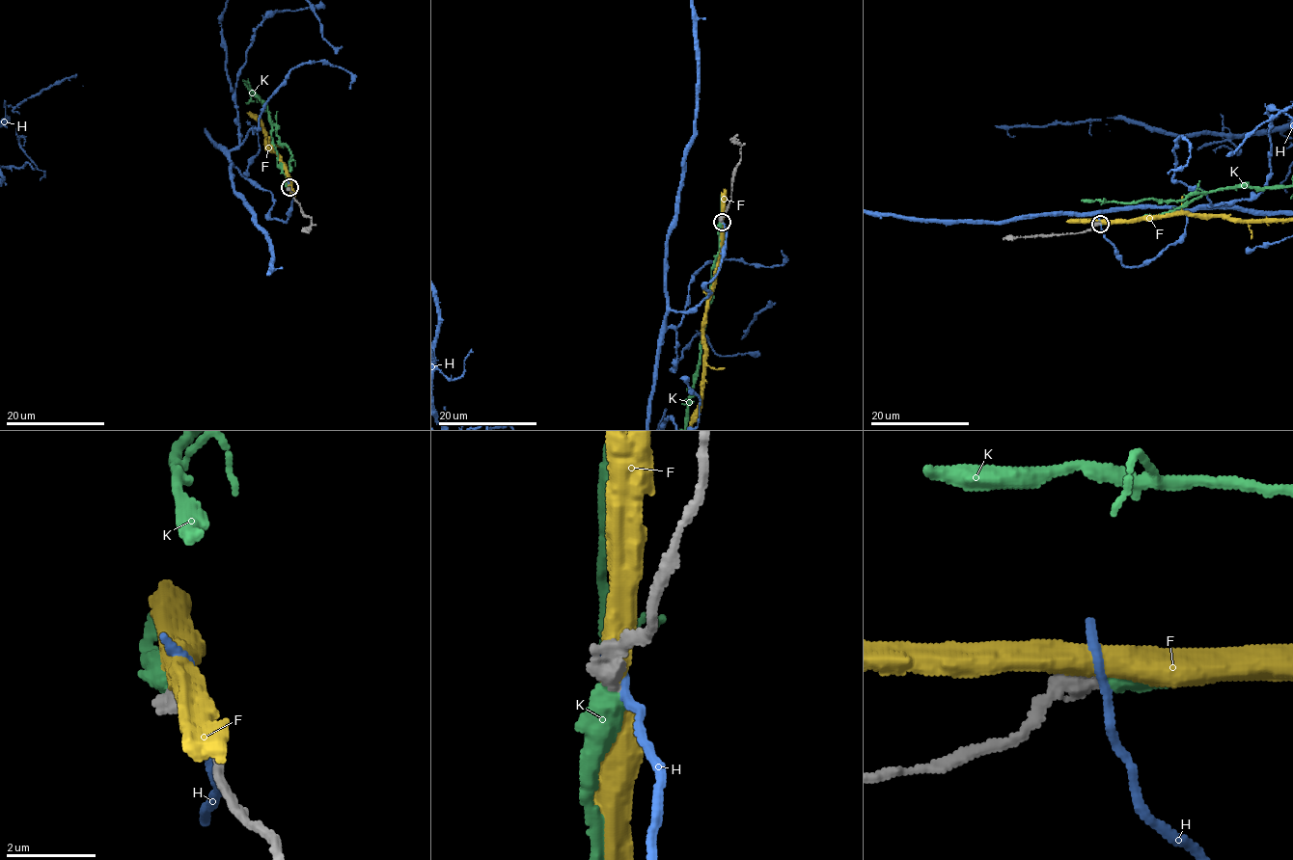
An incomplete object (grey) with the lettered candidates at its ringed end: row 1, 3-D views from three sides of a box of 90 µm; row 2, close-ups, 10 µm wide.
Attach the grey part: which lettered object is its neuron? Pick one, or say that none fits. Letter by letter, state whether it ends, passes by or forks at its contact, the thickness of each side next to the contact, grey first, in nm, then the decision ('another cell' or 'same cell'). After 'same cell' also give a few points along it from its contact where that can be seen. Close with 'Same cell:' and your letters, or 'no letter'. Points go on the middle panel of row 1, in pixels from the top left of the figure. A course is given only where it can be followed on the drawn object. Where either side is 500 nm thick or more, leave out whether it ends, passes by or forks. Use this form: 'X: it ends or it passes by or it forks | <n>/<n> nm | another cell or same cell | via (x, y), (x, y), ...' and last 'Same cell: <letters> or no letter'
F: 460/500 nm | another cell
H: it passes by | 400/170 nm | another cell
K: it ends | 440/480 nm | same cell
Same cell: K

